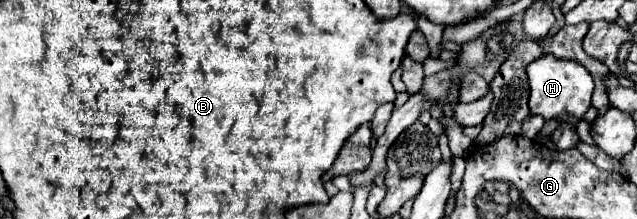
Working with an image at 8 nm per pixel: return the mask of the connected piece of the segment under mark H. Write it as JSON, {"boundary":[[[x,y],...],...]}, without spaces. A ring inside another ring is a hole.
{"boundary":[[[545,54],[527,66],[527,78],[529,78],[531,114],[539,114],[545,120],[551,120],[553,116],[559,116],[559,114],[571,114],[571,116],[579,118],[581,142],[595,145],[589,134],[589,126],[585,126],[585,122],[581,122],[583,114],[591,106],[591,94],[593,94],[593,78],[585,66],[581,66],[573,60],[557,60],[555,56]]]}

